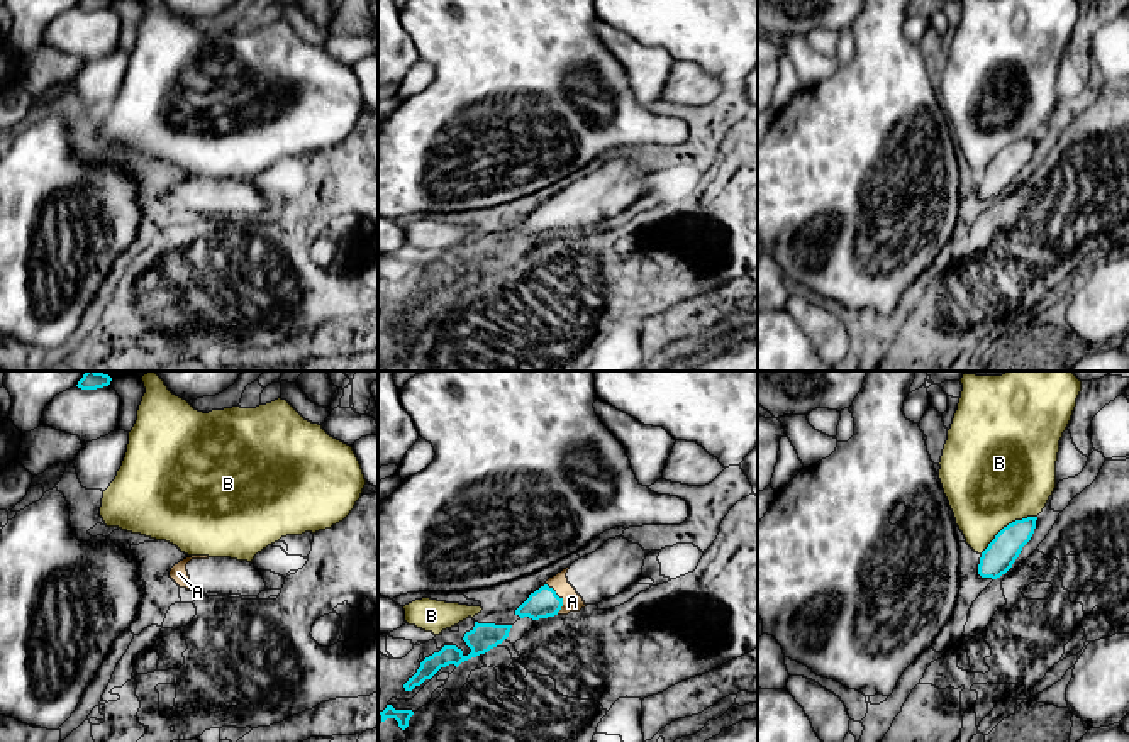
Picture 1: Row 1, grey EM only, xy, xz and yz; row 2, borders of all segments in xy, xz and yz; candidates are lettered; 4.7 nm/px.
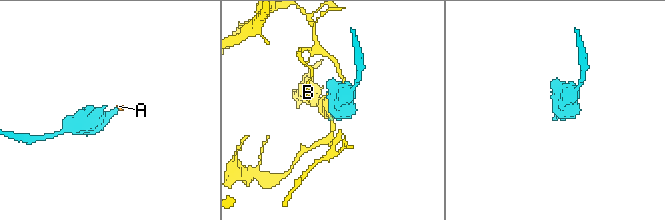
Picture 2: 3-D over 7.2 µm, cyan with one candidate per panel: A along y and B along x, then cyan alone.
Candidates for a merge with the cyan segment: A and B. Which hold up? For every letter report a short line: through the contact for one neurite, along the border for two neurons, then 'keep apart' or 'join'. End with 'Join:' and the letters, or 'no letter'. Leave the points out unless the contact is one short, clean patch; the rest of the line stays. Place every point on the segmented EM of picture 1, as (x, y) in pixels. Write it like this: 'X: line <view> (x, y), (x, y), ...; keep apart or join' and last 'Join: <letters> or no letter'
A: line xz (545, 602), (558, 597), (572, 602); join
B: keep apart
Join: A

